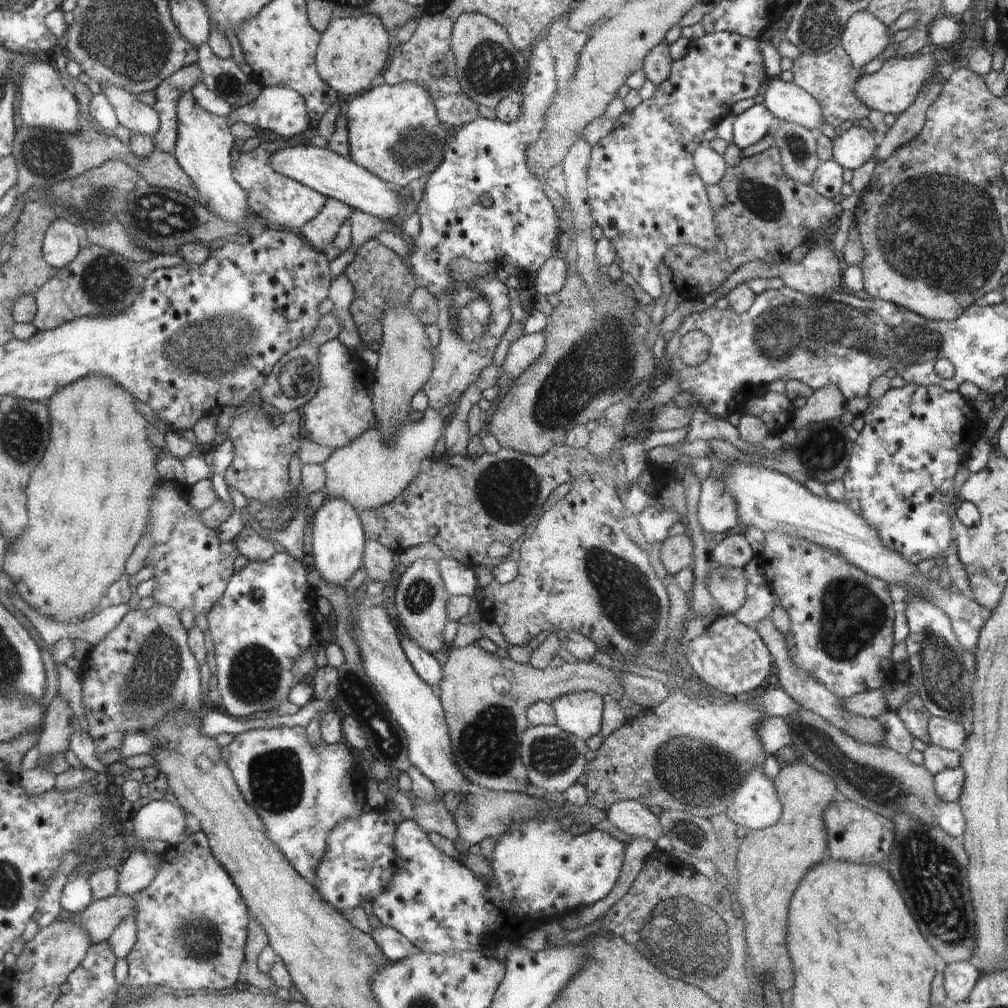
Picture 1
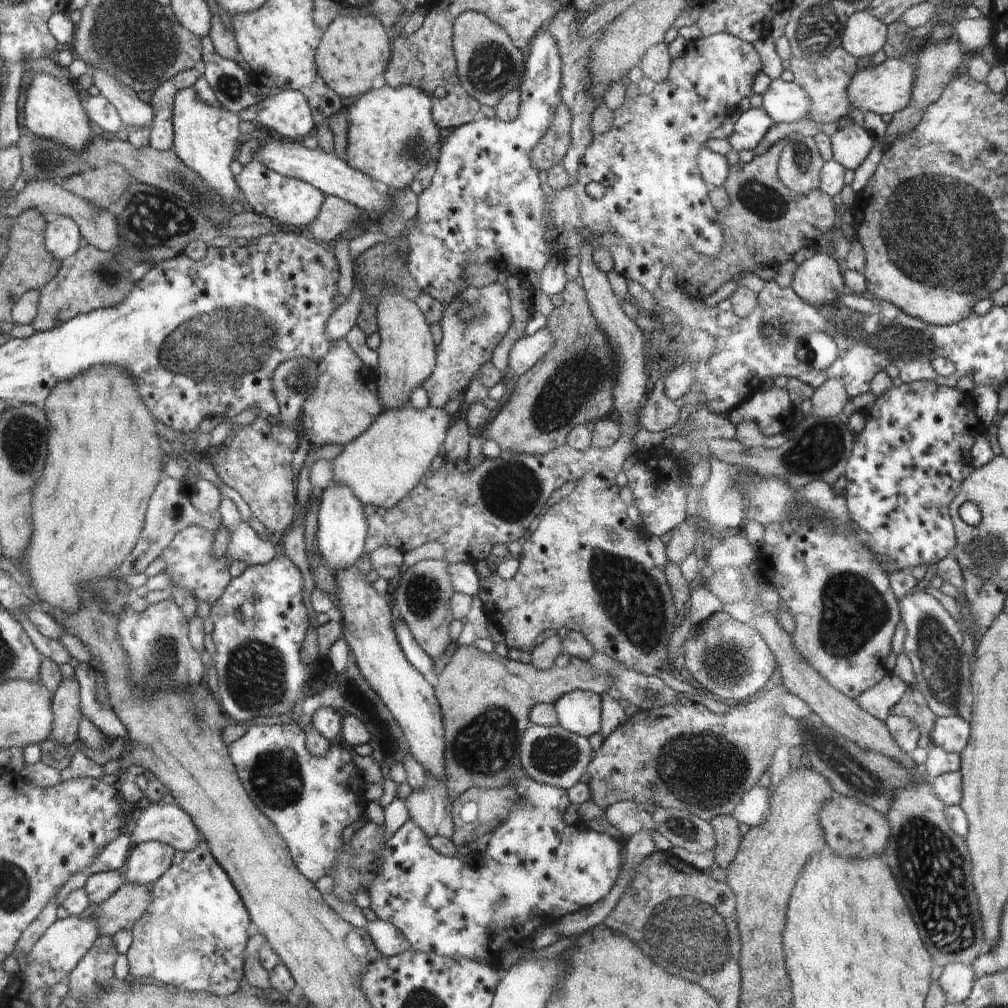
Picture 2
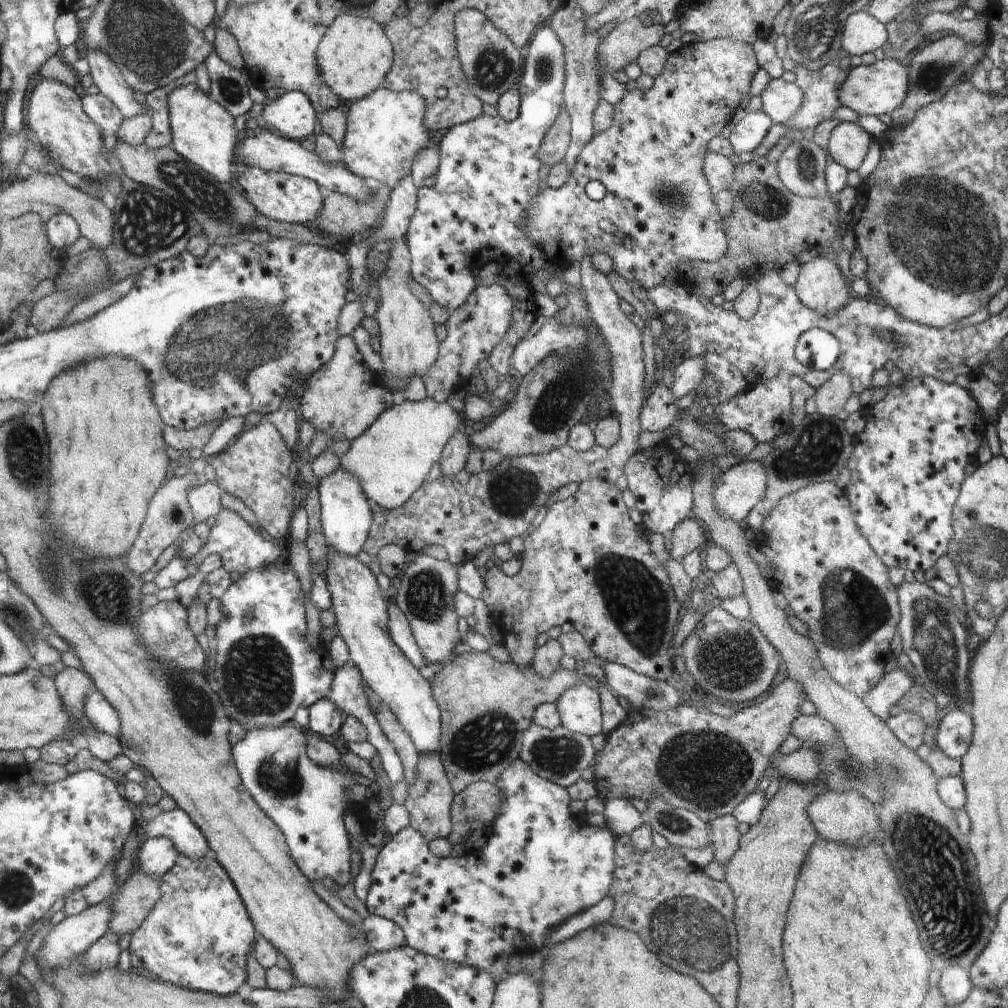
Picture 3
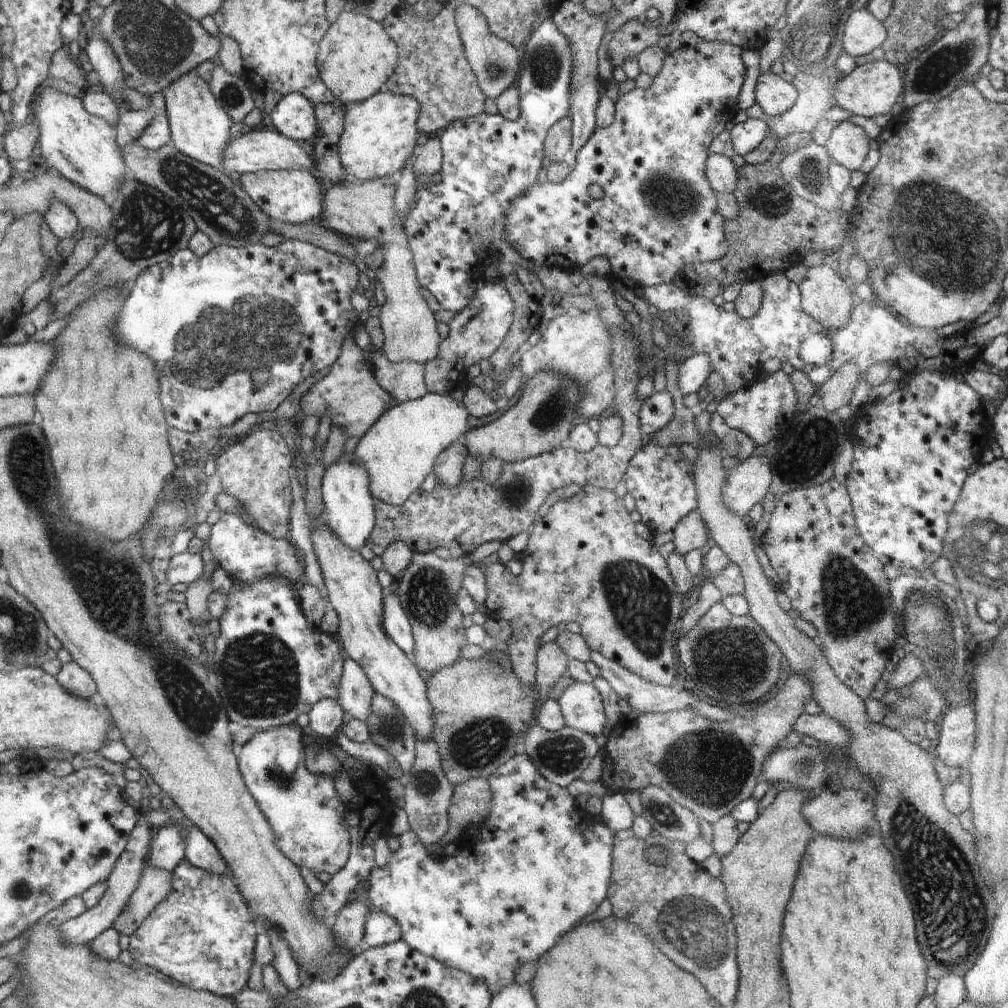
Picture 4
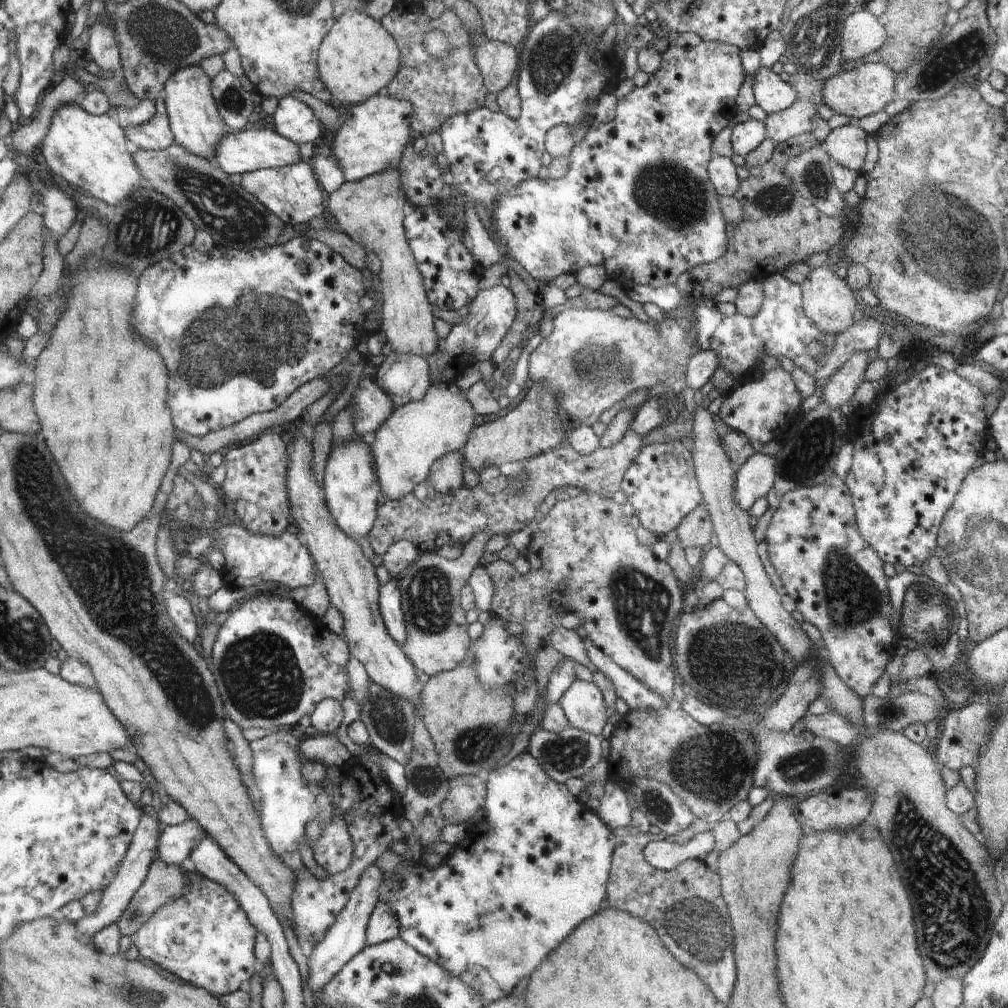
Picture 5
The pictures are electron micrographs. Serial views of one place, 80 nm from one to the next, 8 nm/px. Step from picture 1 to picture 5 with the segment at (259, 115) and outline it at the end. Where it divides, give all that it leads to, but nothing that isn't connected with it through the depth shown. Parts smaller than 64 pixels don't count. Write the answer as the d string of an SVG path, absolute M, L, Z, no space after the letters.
M292 95L279 99L273 114L275 130L297 145L304 142L314 143L320 136L322 128L316 117L309 105Z

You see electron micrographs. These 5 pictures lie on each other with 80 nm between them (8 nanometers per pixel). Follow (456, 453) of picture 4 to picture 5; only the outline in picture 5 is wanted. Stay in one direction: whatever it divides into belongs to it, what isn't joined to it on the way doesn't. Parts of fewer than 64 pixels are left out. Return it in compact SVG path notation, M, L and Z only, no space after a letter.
M459 452L444 455L433 464L428 482L436 493L453 495L463 486L463 470L465 464Z

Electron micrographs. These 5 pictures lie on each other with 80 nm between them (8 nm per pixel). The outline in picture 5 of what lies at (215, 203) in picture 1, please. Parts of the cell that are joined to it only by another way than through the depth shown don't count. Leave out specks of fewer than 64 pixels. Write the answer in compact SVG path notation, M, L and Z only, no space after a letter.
M200 65L181 68L165 84L165 105L168 109L169 125L177 145L182 145L193 155L206 160L213 160L216 146L222 140L224 120L220 115L218 104L214 104L213 88L210 88L210 77Z

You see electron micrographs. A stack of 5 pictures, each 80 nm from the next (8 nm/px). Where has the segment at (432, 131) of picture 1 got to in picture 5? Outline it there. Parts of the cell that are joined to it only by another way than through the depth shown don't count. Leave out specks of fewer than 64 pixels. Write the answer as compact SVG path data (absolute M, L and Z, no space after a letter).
M374 95L365 103L349 105L344 109L338 130L330 135L331 151L346 181L359 181L370 175L398 166L404 146L410 140L414 110L410 101L388 95Z

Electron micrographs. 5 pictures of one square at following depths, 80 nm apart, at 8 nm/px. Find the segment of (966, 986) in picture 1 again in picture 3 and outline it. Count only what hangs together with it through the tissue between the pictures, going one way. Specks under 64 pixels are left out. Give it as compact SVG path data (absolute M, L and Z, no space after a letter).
M950 966L942 972L937 989L945 1007L953 1007L962 1004L969 997L973 984L966 970L958 966Z

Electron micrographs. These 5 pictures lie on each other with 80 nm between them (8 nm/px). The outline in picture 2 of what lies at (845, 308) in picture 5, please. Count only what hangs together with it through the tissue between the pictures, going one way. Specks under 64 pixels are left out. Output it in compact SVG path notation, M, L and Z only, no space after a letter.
M820 251L798 265L791 287L803 301L822 307L842 294L844 280L836 259Z

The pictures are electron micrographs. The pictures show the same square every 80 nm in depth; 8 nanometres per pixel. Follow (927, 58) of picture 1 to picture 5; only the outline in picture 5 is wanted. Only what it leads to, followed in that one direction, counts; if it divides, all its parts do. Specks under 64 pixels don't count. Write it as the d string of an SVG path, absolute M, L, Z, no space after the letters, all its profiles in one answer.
M882 61L857 64L851 71L842 71L824 81L822 100L836 114L850 116L854 121L864 119L882 111L886 104L894 100L899 78L898 72Z

